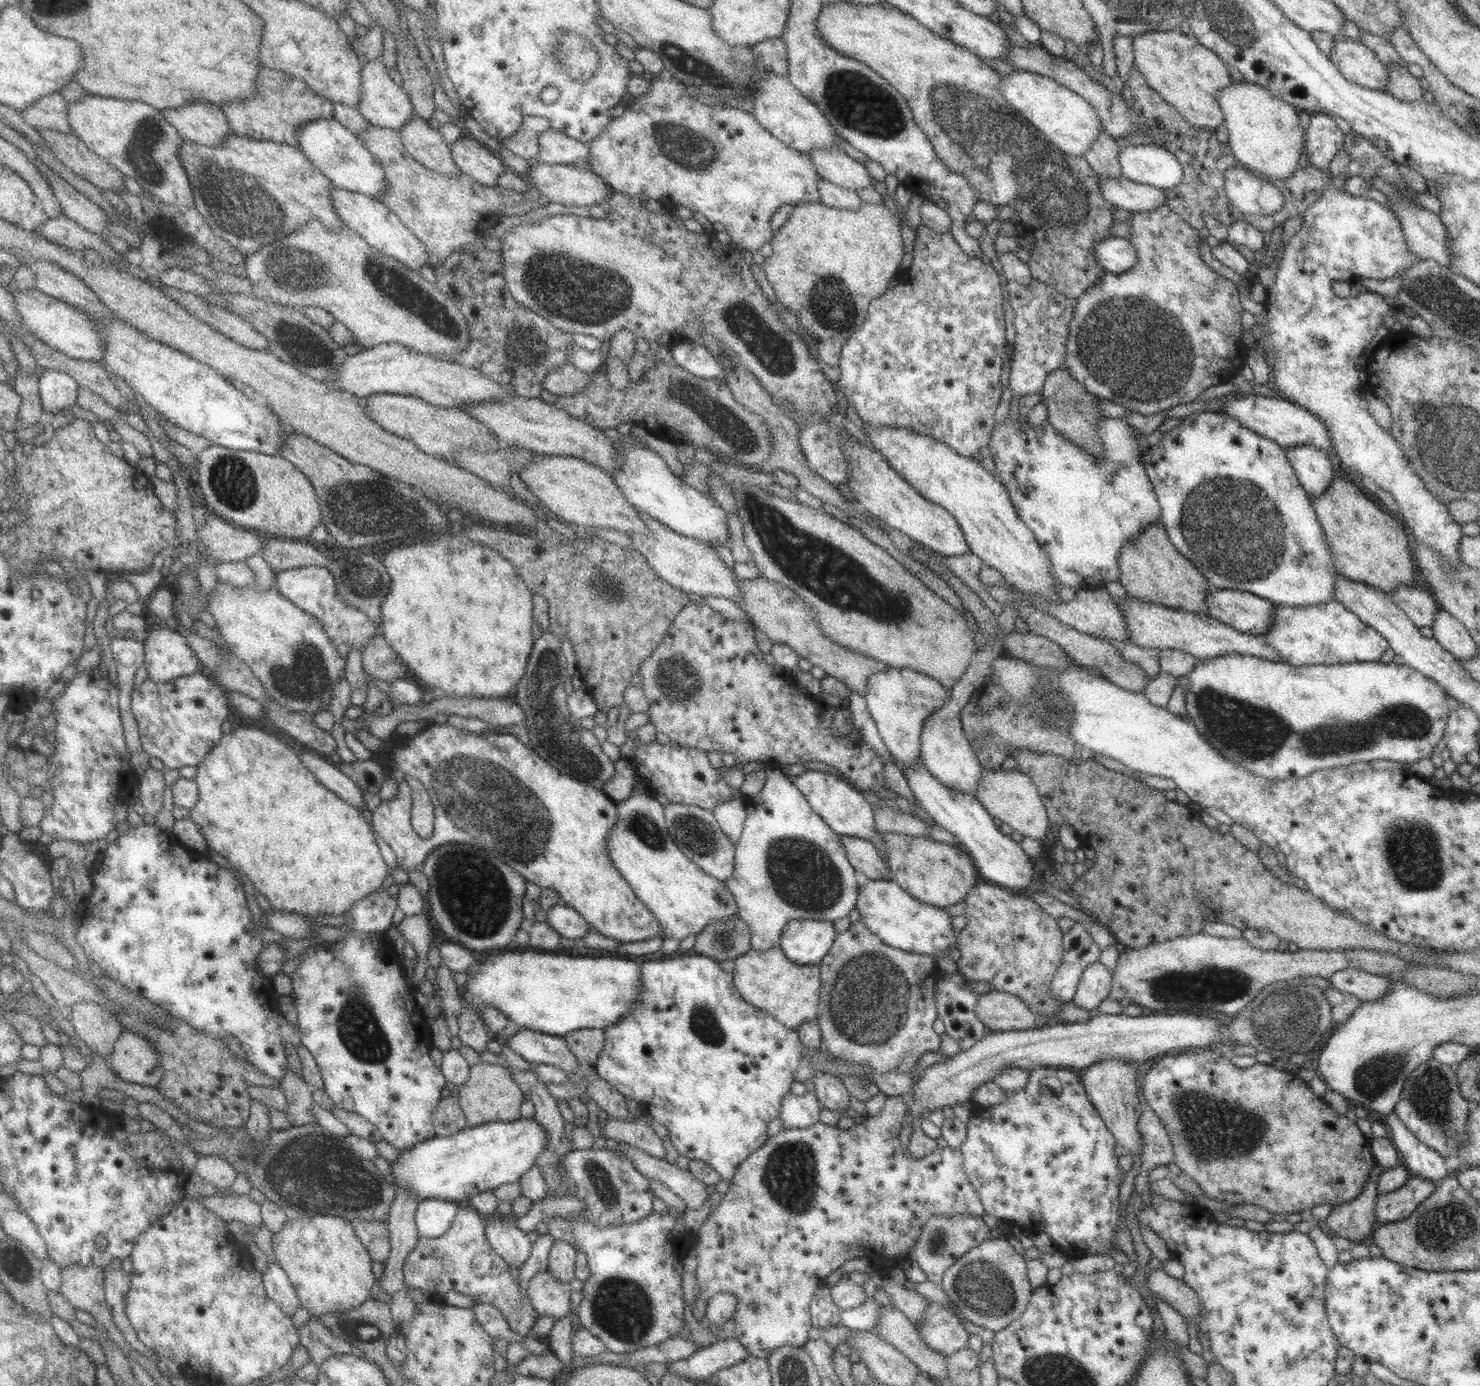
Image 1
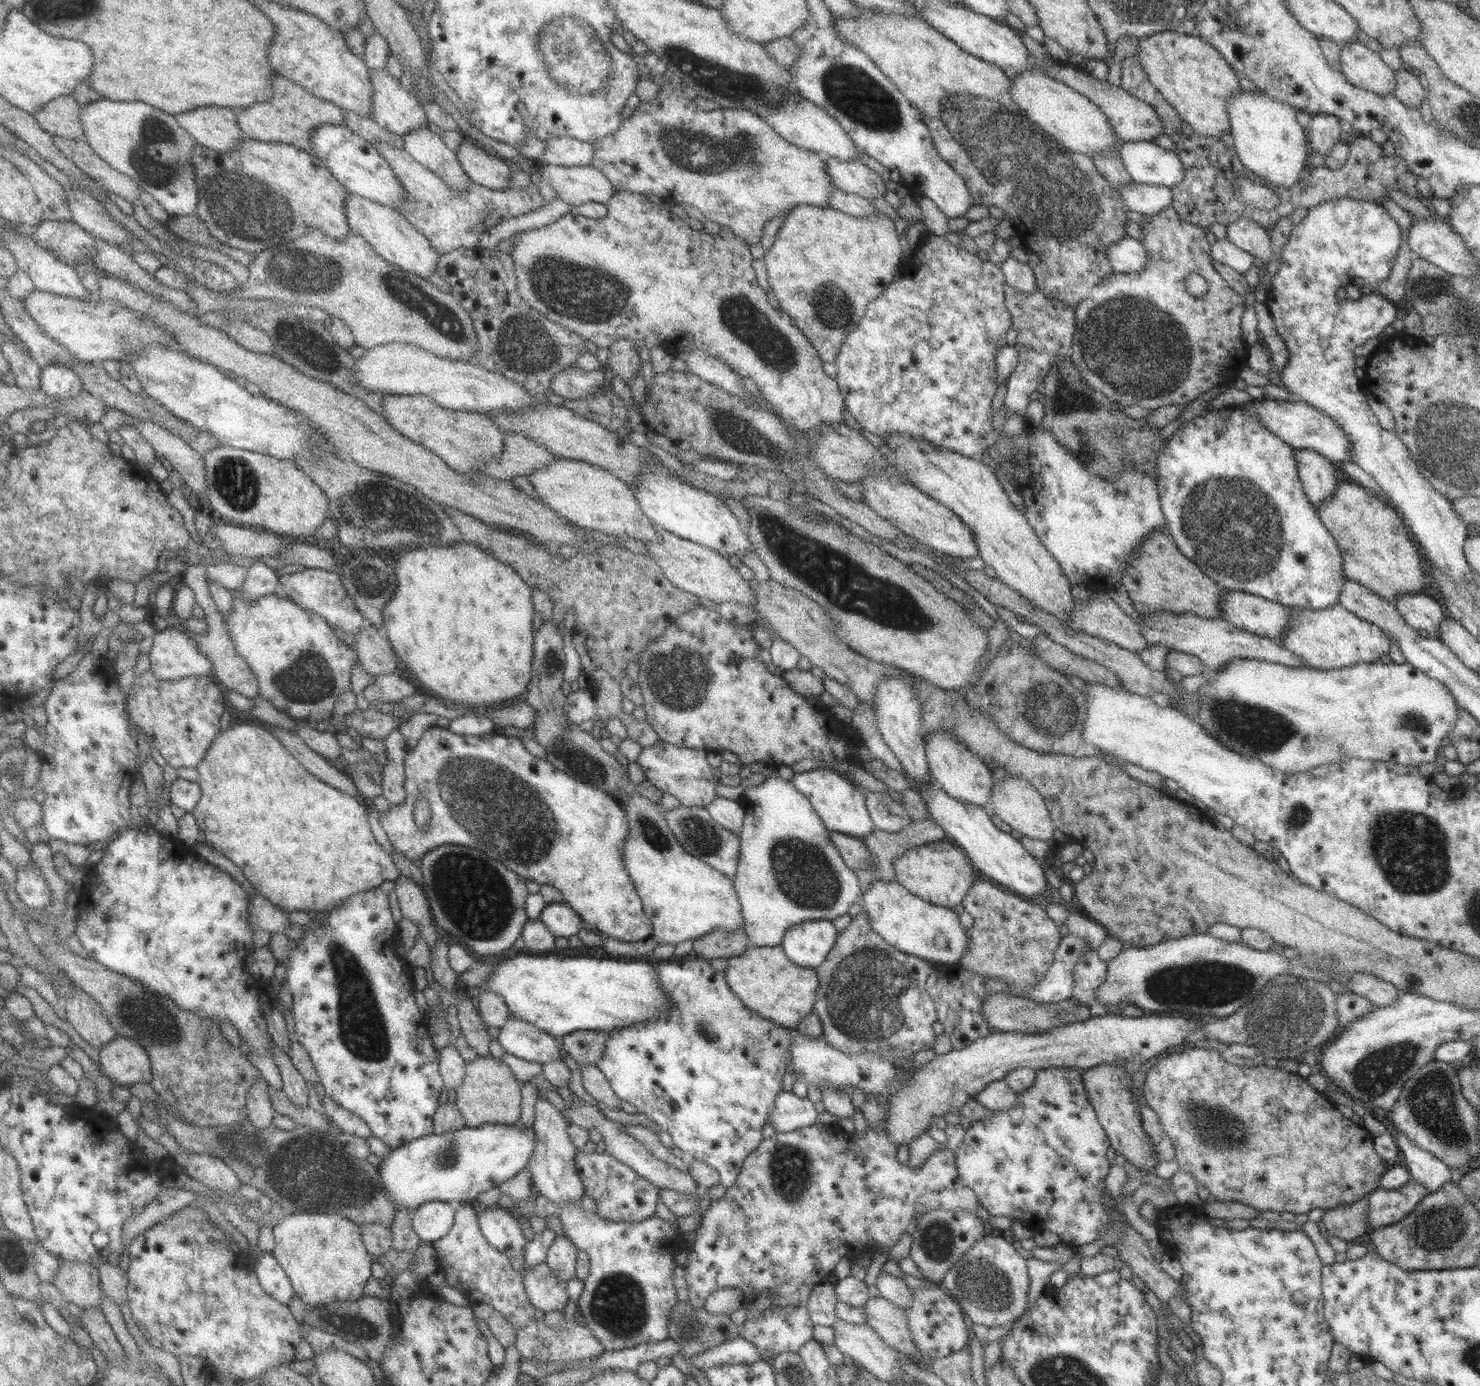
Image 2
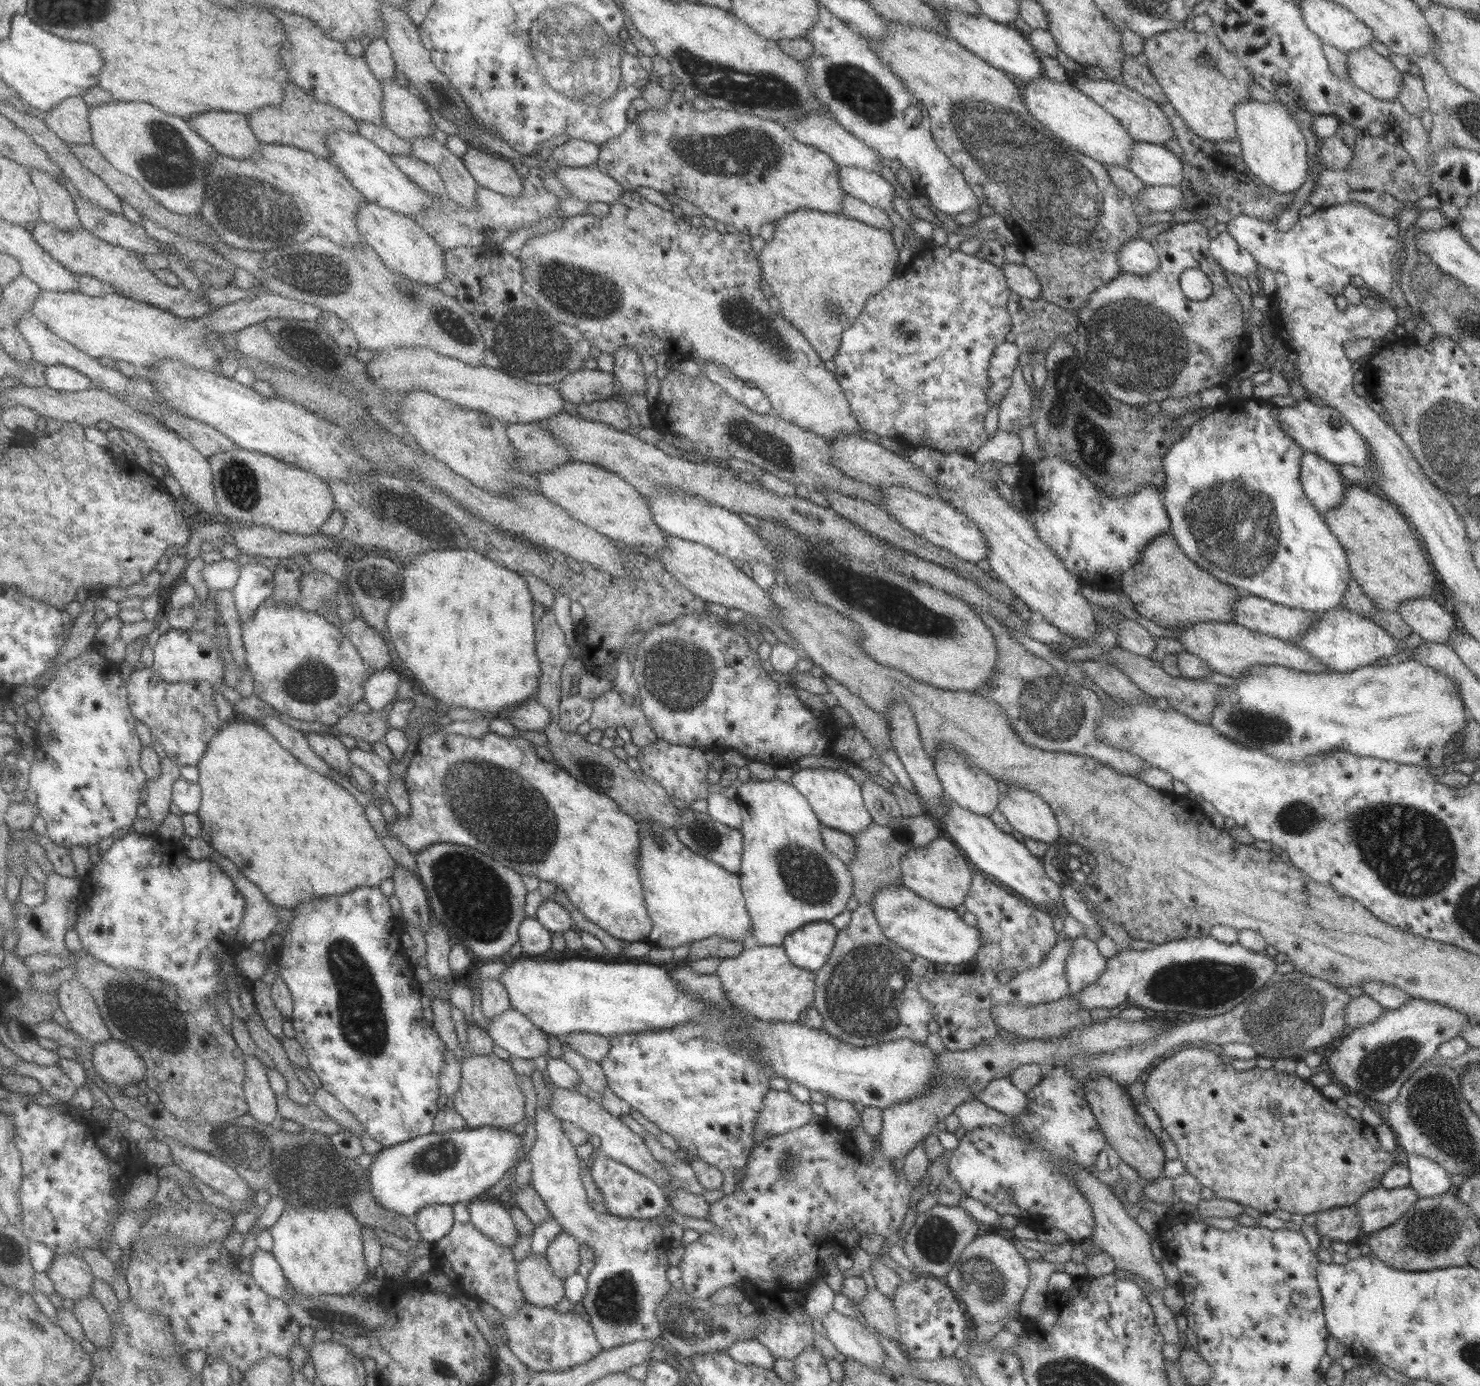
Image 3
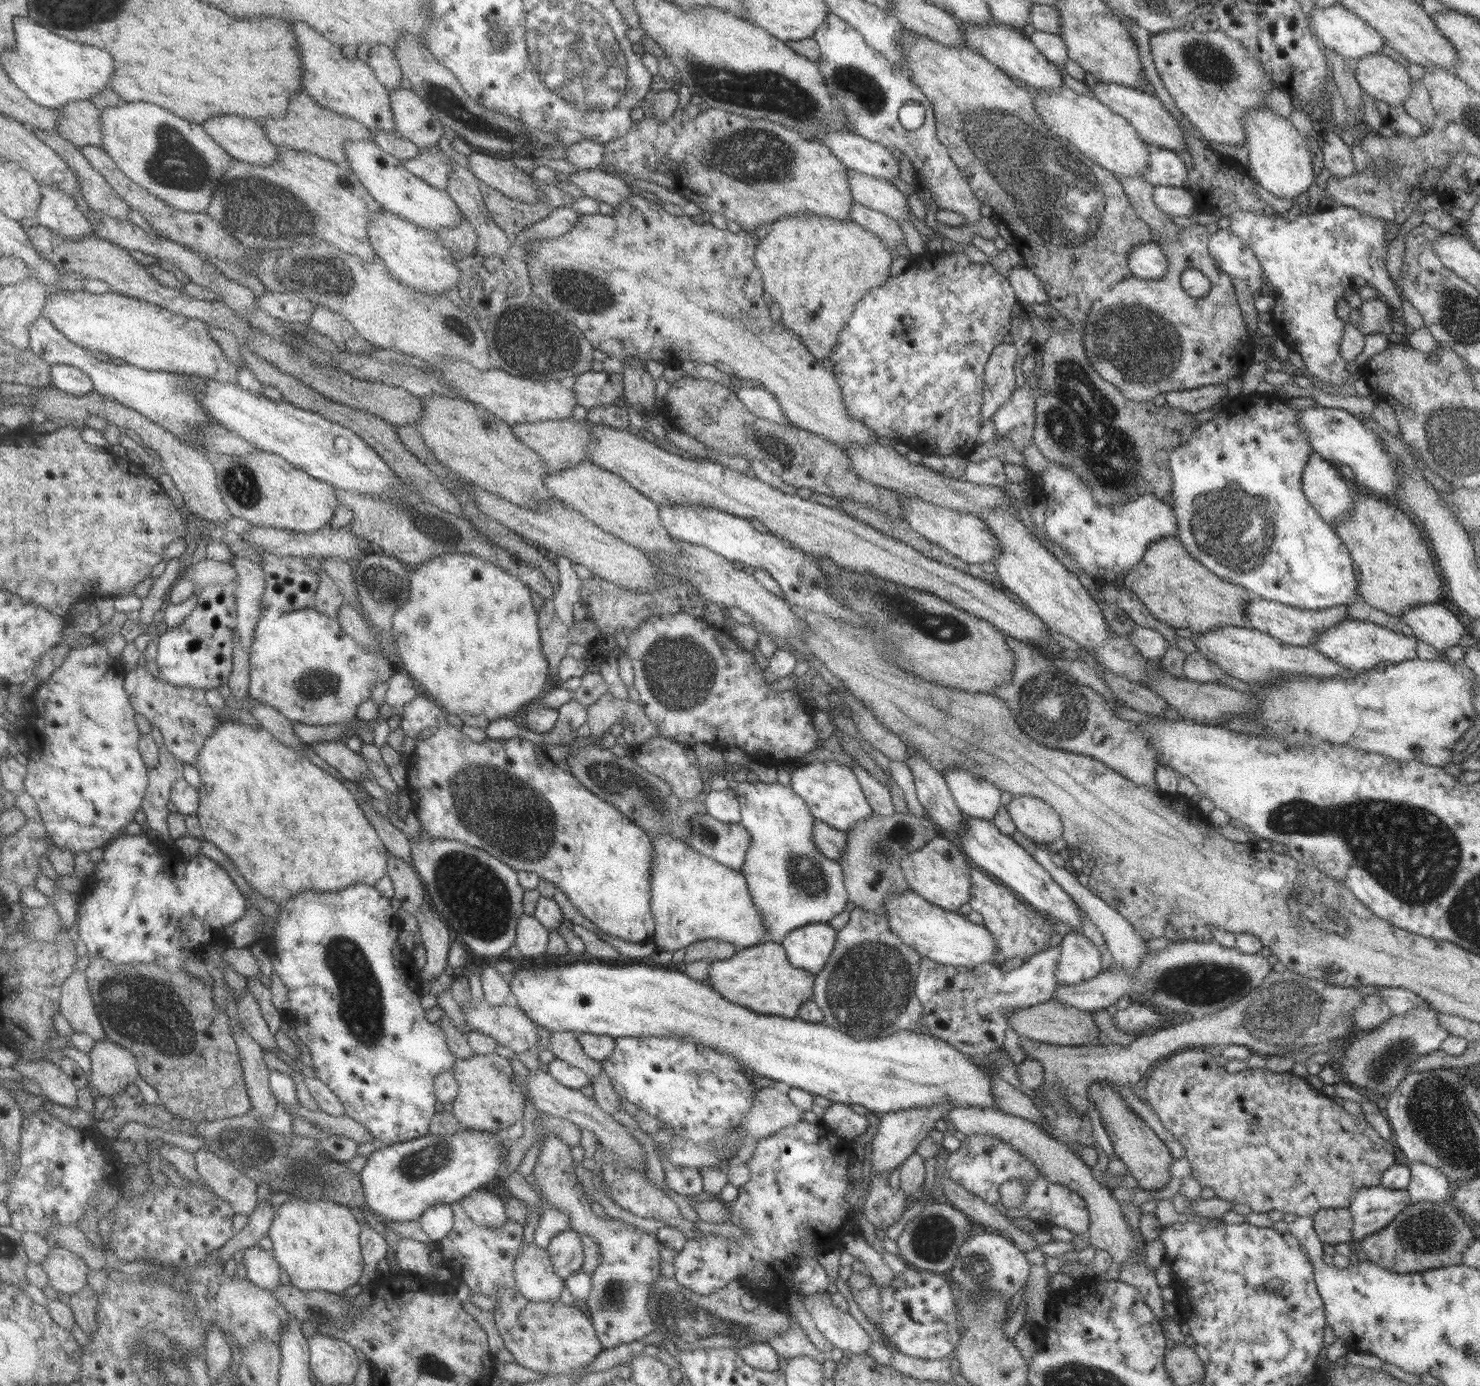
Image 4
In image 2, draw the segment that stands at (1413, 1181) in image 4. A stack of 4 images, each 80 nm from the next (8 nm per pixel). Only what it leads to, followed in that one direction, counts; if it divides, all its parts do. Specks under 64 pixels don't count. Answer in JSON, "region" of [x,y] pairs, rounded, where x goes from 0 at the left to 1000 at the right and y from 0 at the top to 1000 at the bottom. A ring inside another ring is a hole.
{"region":[[[947,816],[941,817],[945,830],[949,833],[950,843],[958,855],[962,856],[966,861],[972,860],[977,853],[980,852],[980,842],[966,830],[957,827]]]}

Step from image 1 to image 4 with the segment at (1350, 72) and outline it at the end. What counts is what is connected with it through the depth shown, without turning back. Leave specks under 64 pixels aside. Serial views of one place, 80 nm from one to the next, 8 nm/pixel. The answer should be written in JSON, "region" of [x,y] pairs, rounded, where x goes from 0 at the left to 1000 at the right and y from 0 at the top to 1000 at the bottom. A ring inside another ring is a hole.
{"region":[[[934,38],[924,38],[918,42],[916,56],[922,67],[939,76],[947,75],[953,67],[955,58],[951,50]]]}

